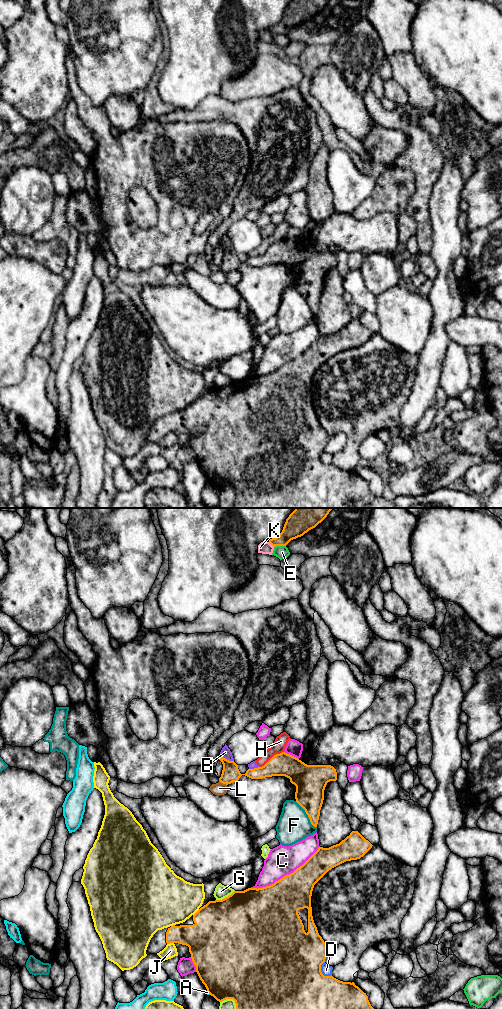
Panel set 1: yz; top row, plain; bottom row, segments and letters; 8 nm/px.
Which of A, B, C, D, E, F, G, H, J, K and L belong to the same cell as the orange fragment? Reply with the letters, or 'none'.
none

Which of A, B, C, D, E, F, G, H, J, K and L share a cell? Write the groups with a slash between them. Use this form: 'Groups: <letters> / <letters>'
Groups: A / B H / C / D / E / F / G / J / K / L

